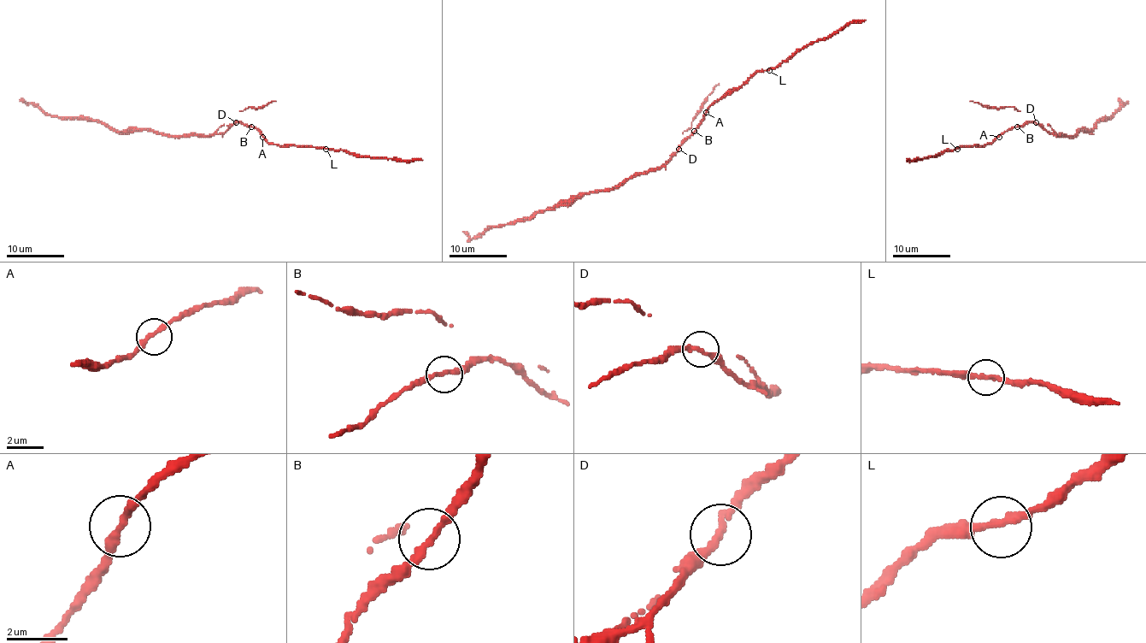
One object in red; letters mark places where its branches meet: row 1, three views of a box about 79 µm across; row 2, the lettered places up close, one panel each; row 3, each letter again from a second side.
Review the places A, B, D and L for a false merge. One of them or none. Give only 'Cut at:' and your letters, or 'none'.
Cut at: none

